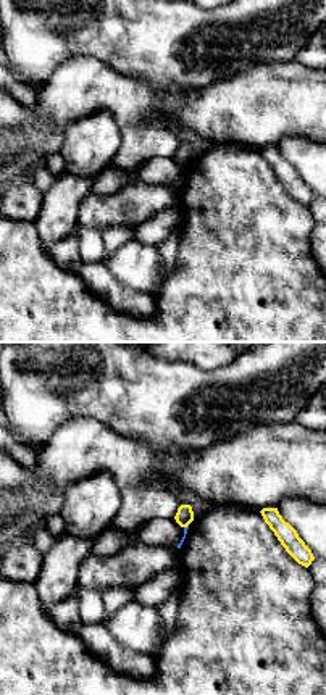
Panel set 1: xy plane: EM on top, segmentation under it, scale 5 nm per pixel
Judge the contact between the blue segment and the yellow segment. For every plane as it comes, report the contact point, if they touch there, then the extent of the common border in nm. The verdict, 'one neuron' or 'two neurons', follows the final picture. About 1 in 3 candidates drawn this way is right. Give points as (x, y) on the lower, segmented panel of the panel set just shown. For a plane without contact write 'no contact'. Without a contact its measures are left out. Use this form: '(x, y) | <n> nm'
(188, 526) | 30 nm

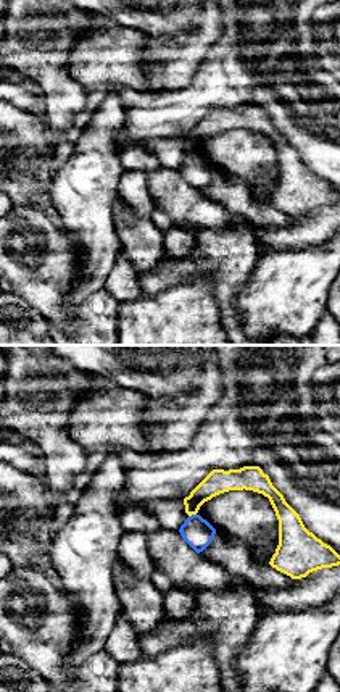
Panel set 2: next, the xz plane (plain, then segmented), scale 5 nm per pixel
(192, 515) | 40 nm

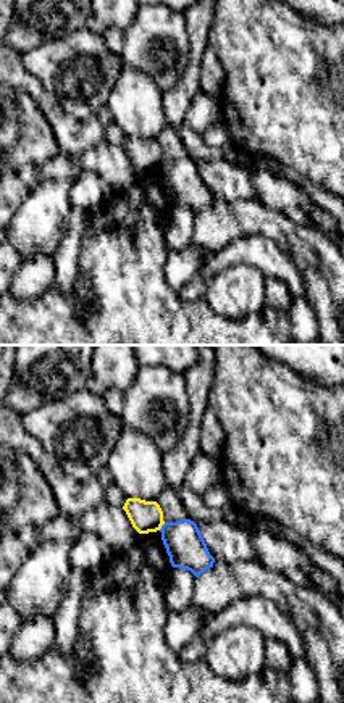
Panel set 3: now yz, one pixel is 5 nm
(162, 526) | 50 nm

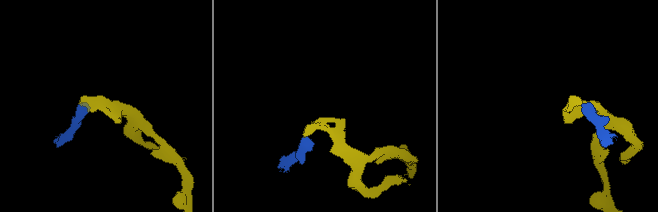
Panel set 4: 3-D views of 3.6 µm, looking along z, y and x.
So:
two neurons

